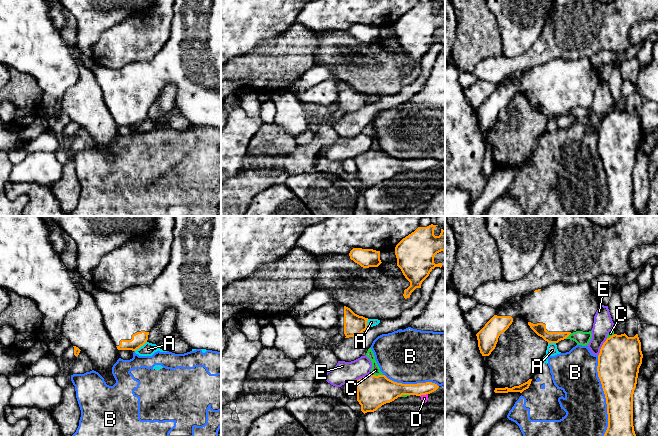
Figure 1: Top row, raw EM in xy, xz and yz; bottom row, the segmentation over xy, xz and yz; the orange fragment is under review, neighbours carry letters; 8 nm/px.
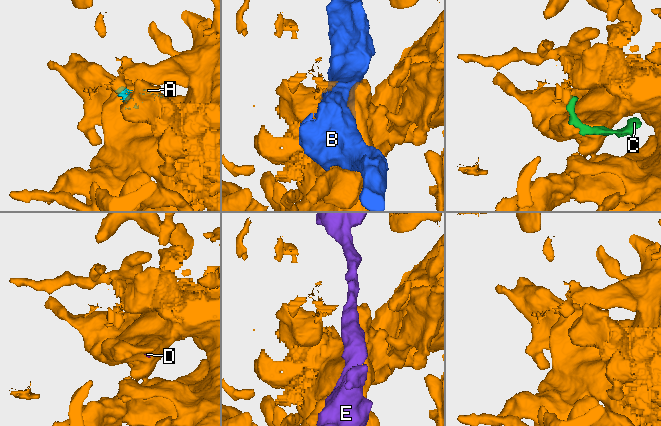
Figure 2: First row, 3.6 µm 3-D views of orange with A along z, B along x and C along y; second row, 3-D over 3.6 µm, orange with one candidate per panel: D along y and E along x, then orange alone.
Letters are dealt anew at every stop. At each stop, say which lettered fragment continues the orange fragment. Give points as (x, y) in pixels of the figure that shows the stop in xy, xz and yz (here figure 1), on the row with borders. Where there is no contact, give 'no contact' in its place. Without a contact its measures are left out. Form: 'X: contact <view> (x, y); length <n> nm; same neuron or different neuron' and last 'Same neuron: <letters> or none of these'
A: contact xy (140, 346); length 130 nm; different neuron
B: contact yz (605, 396); length 650 nm; different neuron
C: contact xz (375, 375); length 110 nm; different neuron
D: contact xz (423, 394); length 70 nm; different neuron
E: contact yz (601, 347); length 170 nm; different neuron
Same neuron: none of these

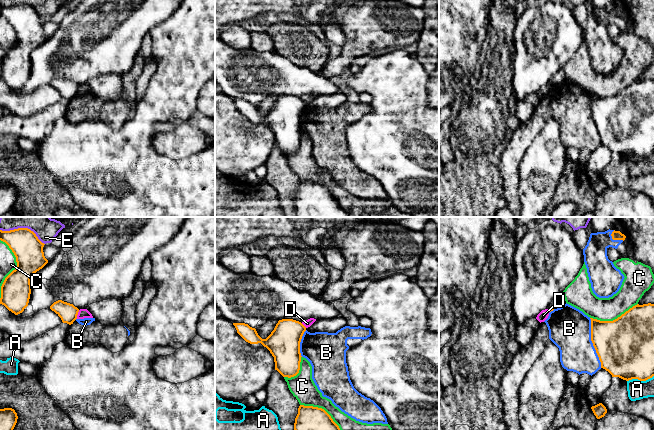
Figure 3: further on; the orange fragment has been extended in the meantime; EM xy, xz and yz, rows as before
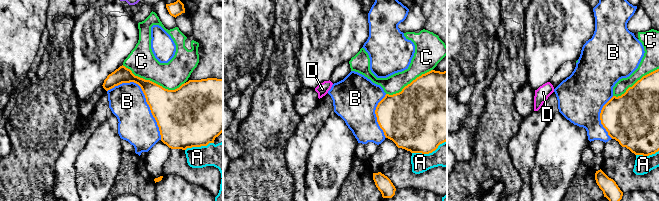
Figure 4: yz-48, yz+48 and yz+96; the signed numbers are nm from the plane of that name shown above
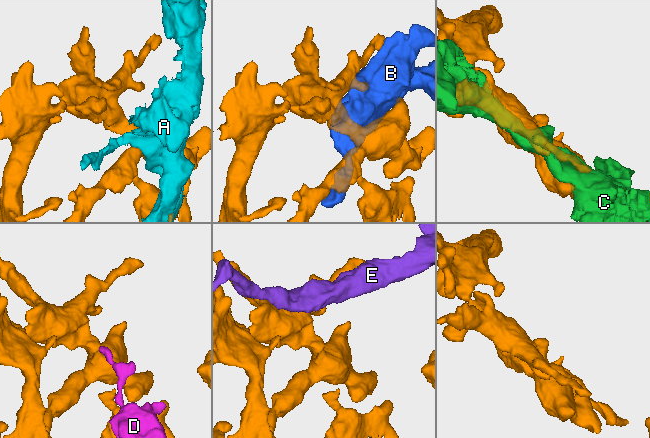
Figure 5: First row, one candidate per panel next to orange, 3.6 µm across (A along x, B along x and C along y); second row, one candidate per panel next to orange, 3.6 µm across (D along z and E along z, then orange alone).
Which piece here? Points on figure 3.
A: contact yz (640, 380); length 220 nm; different neuron
B: contact yz (592, 342); length 420 nm; different neuron
C: contact xy (16, 268); length 480 nm; different neuron
D: contact xy (77, 314); length 80 nm; different neuron
E: contact xy (23, 228); length 380 nm; different neuron
Same neuron: none of these

